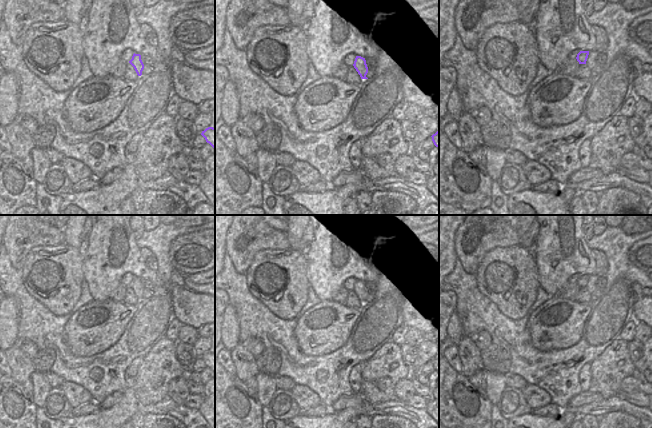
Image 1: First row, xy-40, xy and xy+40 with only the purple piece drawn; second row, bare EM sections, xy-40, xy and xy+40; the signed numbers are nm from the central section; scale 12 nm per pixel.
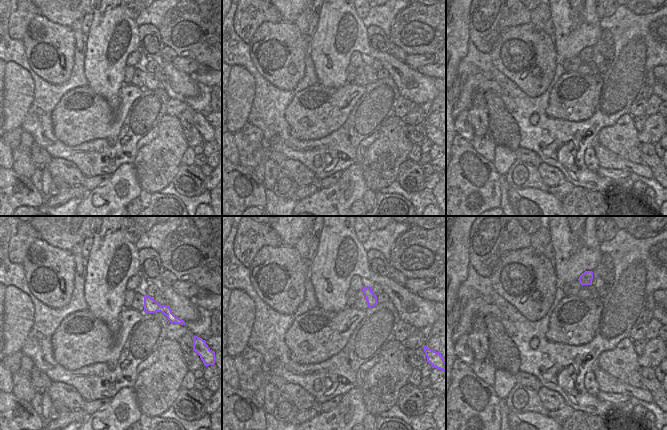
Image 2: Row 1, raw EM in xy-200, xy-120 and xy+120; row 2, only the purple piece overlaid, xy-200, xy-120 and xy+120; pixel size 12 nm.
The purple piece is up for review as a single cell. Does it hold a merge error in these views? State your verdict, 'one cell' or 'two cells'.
two cells

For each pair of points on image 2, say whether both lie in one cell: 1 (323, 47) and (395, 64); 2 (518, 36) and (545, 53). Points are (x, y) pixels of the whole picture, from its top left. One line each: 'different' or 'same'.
1: same
2: same

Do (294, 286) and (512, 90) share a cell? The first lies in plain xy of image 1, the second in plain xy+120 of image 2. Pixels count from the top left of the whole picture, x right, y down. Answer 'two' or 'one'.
two

